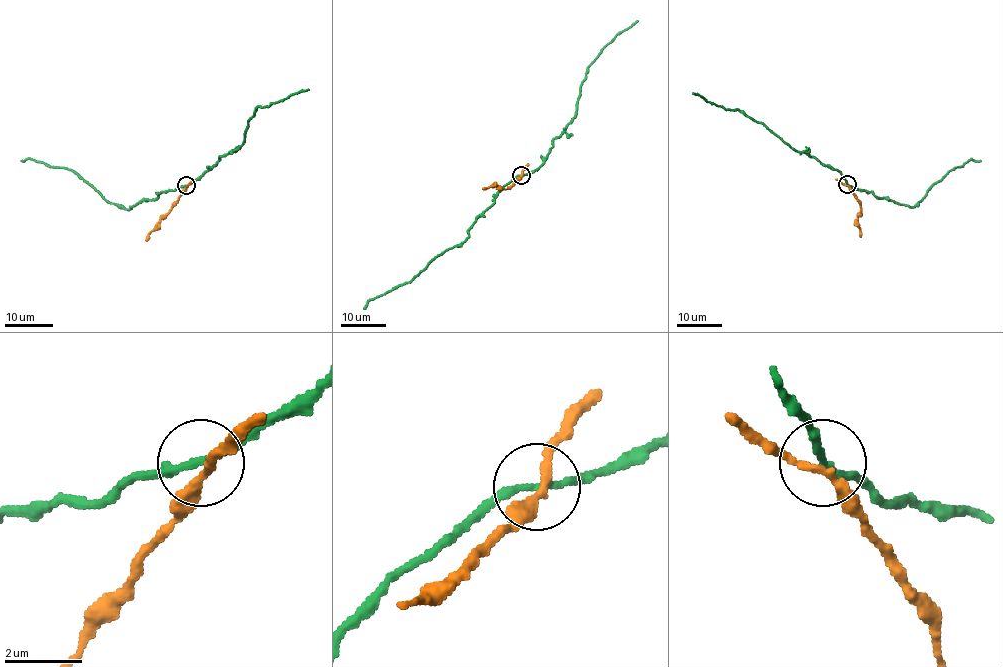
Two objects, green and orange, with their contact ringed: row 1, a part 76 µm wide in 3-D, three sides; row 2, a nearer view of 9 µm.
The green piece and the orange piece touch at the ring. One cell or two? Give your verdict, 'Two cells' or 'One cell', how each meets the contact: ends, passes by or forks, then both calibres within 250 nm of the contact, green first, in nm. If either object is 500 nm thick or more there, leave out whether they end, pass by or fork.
Two cells. At the ring green passes by. At the ring orange passes by. Thickness 180 nm (green) against 240 nm

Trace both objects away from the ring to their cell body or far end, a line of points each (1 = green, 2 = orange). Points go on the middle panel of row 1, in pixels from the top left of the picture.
1: (521, 175), (499, 192), (464, 241), (447, 249), (409, 282), (371, 299), (364, 309)
2: (521, 176), (507, 188), (497, 185), (482, 188)

